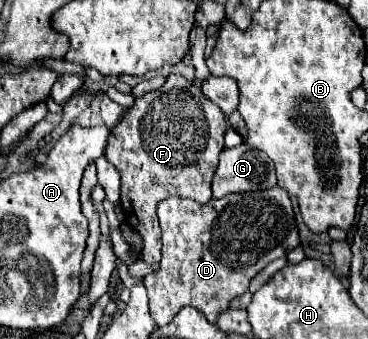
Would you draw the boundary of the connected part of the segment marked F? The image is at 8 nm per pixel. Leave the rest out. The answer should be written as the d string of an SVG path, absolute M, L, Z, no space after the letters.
M171 74L167 84L159 90L147 92L137 98L135 104L125 112L125 118L111 130L105 158L117 168L121 176L121 206L131 228L135 228L143 238L143 260L157 264L161 260L161 228L157 220L157 204L167 196L185 196L197 202L211 200L211 178L219 164L219 154L223 150L223 136L227 130L227 120L223 112L213 104L195 82L183 76Z

